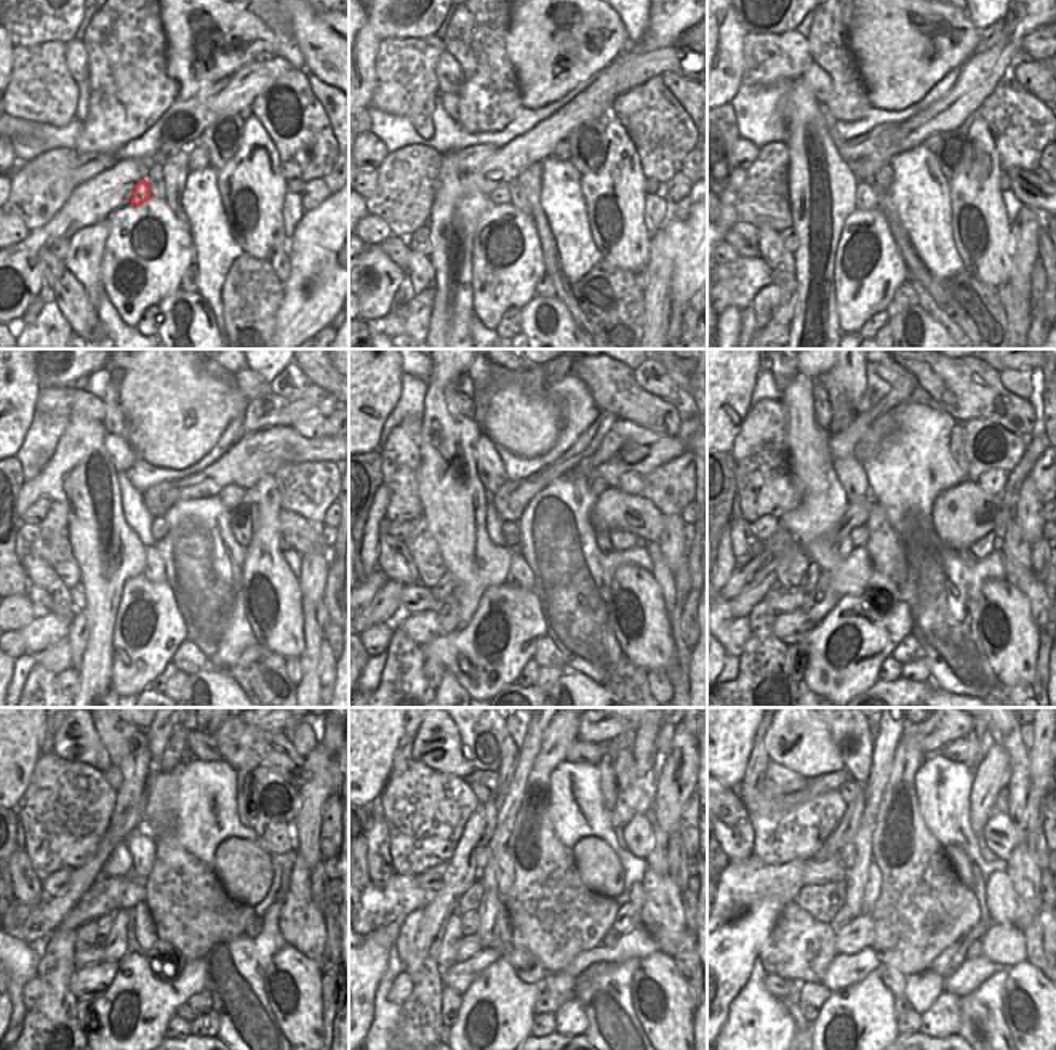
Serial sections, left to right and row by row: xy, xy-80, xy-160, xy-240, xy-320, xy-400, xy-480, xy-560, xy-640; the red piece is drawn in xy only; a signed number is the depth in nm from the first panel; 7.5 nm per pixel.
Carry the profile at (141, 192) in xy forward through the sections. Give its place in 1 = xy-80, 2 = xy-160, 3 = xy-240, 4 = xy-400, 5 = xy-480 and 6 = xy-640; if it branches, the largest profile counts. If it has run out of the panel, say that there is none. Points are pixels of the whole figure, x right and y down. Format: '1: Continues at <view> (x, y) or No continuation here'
1: Continues at xy-80 (501, 194)
2: Continues at xy-160 (866, 197)
3: Continues at xy-240 (156, 570)
4: Continues at xy-400 (882, 593)
5: Continues at xy-480 (164, 956)
6: Continues at xy-640 (892, 978).

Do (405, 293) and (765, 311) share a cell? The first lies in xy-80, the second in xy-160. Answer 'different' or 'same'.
same

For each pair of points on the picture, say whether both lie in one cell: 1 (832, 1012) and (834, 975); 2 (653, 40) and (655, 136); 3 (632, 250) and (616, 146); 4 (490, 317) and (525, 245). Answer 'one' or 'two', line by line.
1: two
2: two
3: one
4: one

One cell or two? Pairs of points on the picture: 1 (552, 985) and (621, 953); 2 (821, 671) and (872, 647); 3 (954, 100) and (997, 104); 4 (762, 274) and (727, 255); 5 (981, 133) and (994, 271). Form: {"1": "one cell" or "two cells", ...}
{"1": "one cell", "2": "one cell", "3": "two cells", "4": "two cells", "5": "one cell"}

